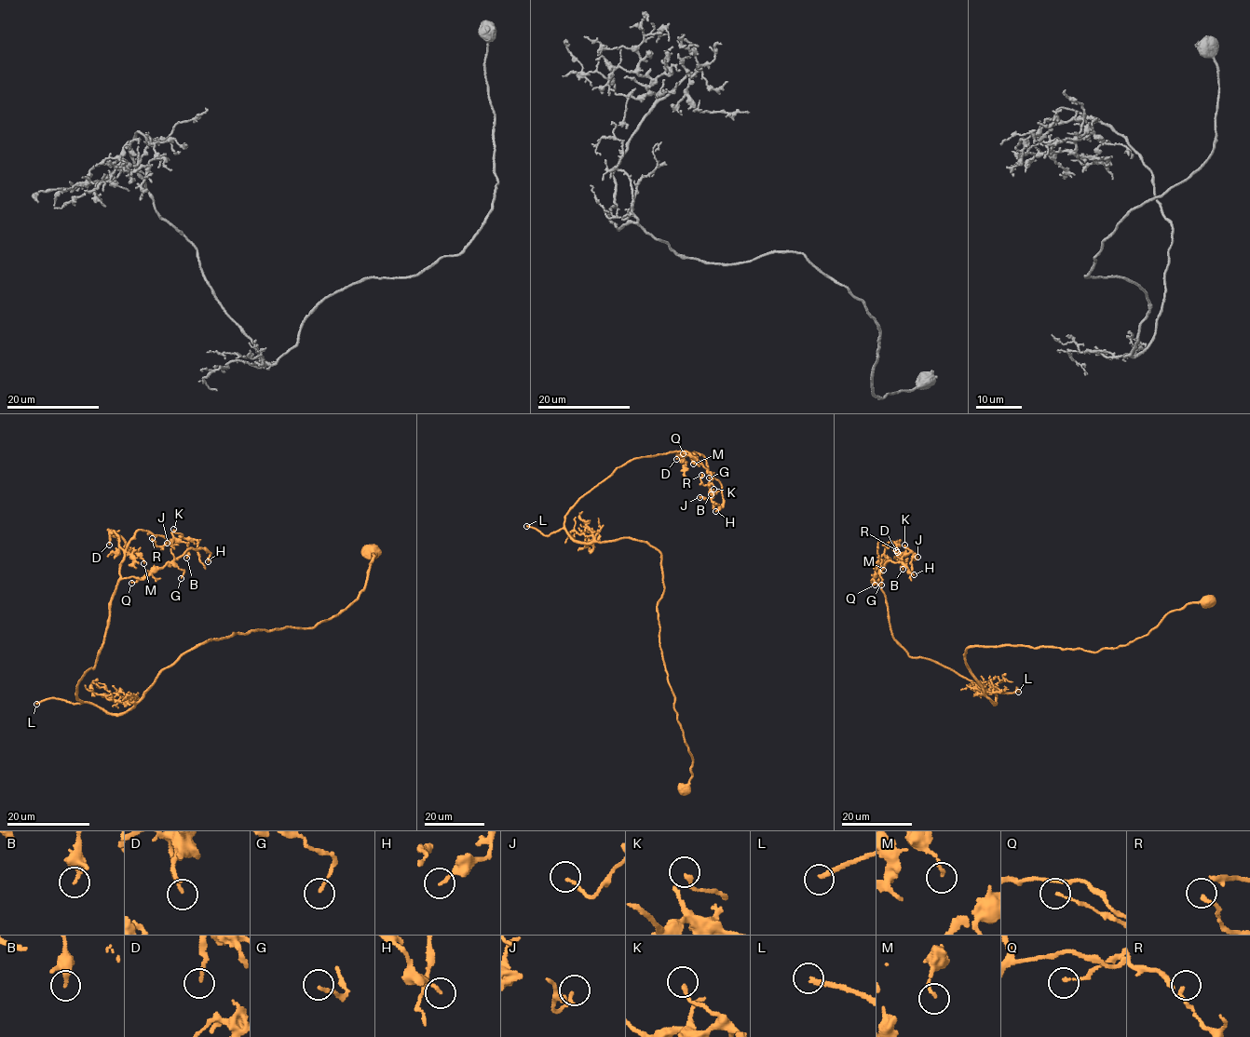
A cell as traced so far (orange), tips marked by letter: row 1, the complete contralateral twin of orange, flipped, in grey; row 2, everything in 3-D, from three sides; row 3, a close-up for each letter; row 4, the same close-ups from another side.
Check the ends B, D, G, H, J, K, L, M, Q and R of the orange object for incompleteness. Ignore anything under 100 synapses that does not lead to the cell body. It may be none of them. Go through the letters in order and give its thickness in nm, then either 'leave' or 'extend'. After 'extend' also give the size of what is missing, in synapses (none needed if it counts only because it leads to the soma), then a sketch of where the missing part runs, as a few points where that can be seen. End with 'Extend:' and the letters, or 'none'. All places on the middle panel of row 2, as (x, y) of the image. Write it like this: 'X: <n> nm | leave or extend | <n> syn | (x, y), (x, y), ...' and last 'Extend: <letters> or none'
B: 240 nm | leave
D: 160 nm | leave
G: 130 nm | leave
H: 180 nm | leave
J: 140 nm | leave
K: 200 nm | leave
L: 240 nm | extend | 200 syn | (526, 526), (503, 520), (493, 508), (466, 461), (466, 451), (476, 442), (467, 443), (453, 465), (460, 479)
M: 150 nm | leave
Q: 120 nm | leave
R: 170 nm | leave
Extend: L

